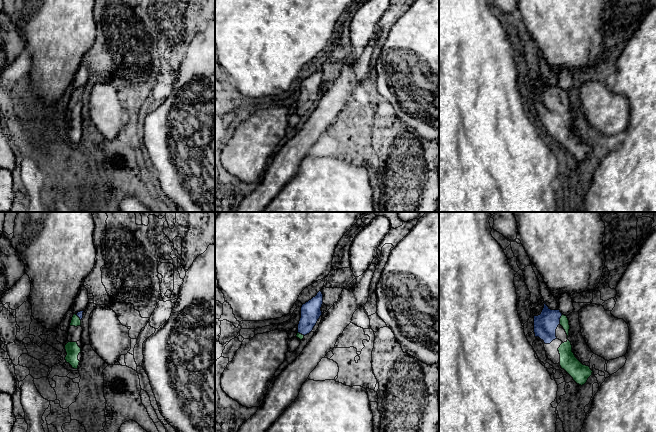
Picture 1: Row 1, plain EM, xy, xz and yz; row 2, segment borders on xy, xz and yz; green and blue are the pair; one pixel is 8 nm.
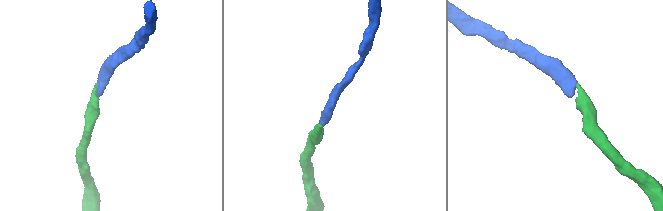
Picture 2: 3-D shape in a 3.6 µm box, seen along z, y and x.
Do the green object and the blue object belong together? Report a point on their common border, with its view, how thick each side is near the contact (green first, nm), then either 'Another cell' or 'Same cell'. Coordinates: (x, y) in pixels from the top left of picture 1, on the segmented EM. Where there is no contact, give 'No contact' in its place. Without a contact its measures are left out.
Touches green at yz (560, 319). Thickness 80 nm (green) against 190 nm. Same cell

